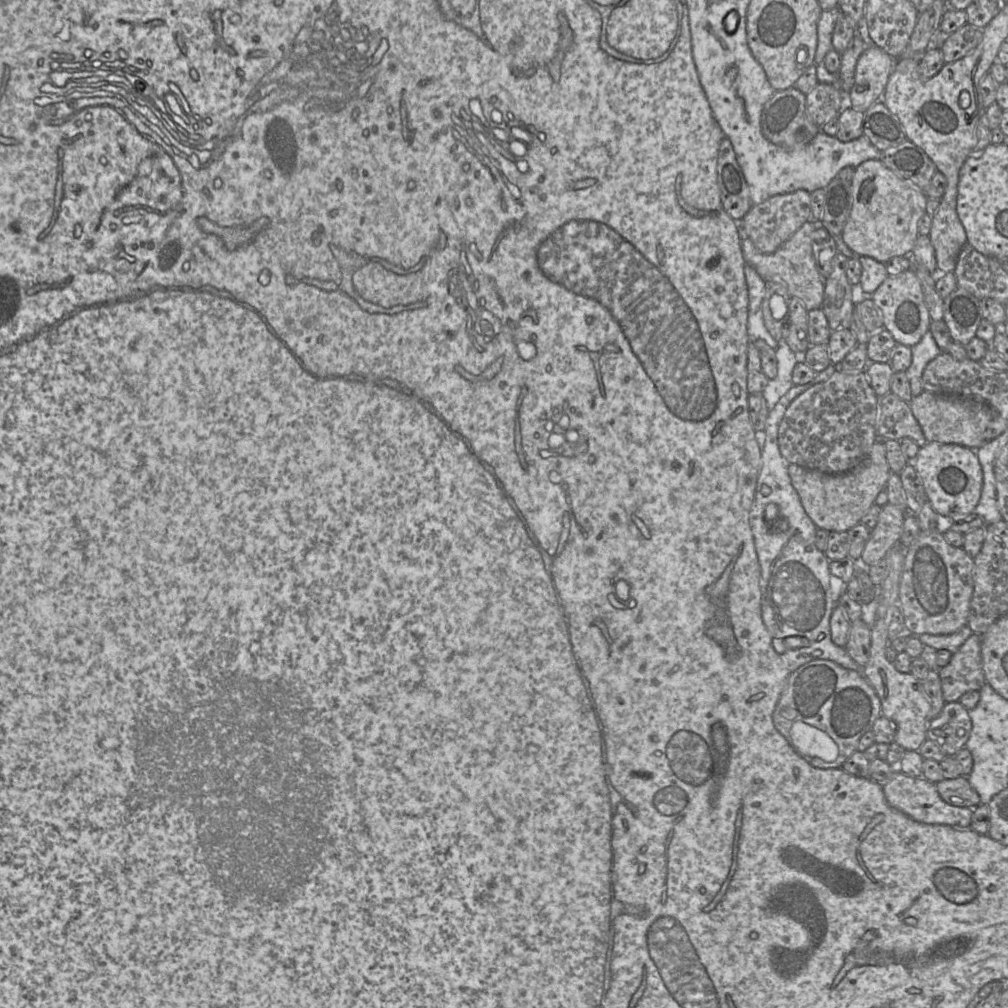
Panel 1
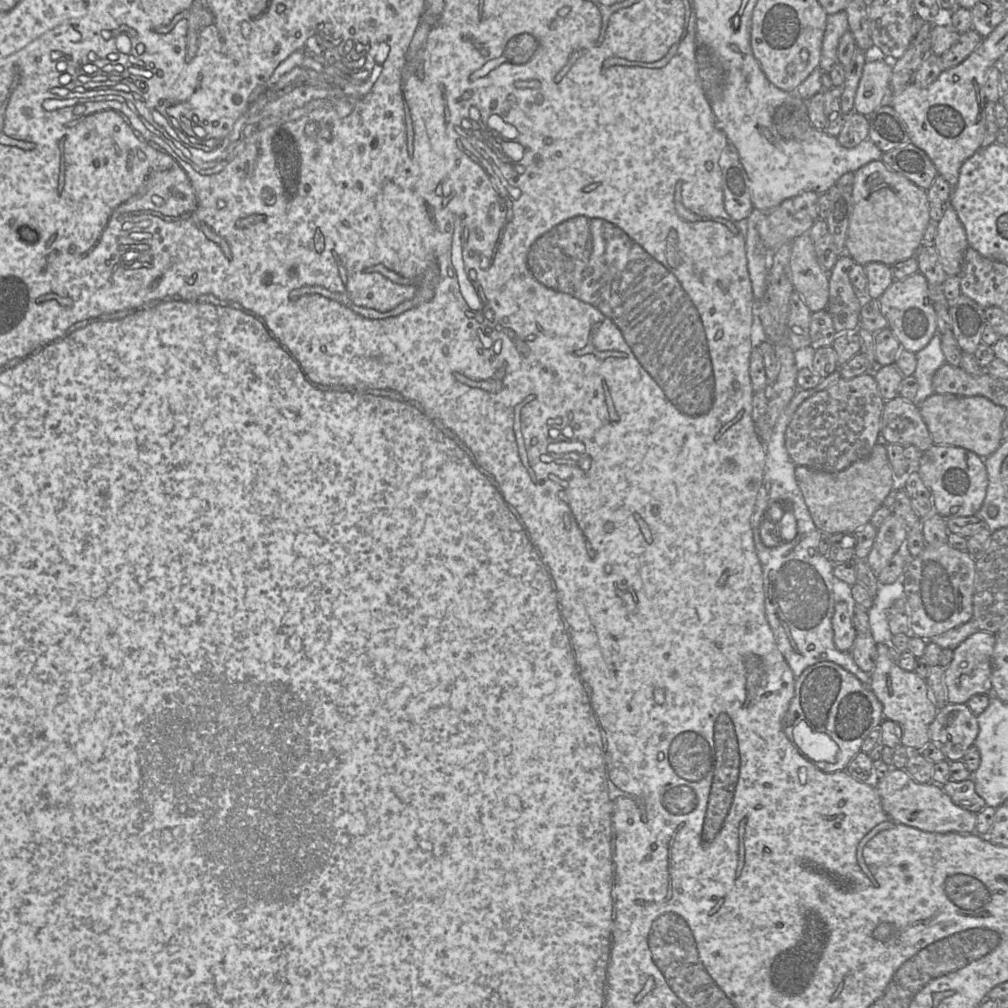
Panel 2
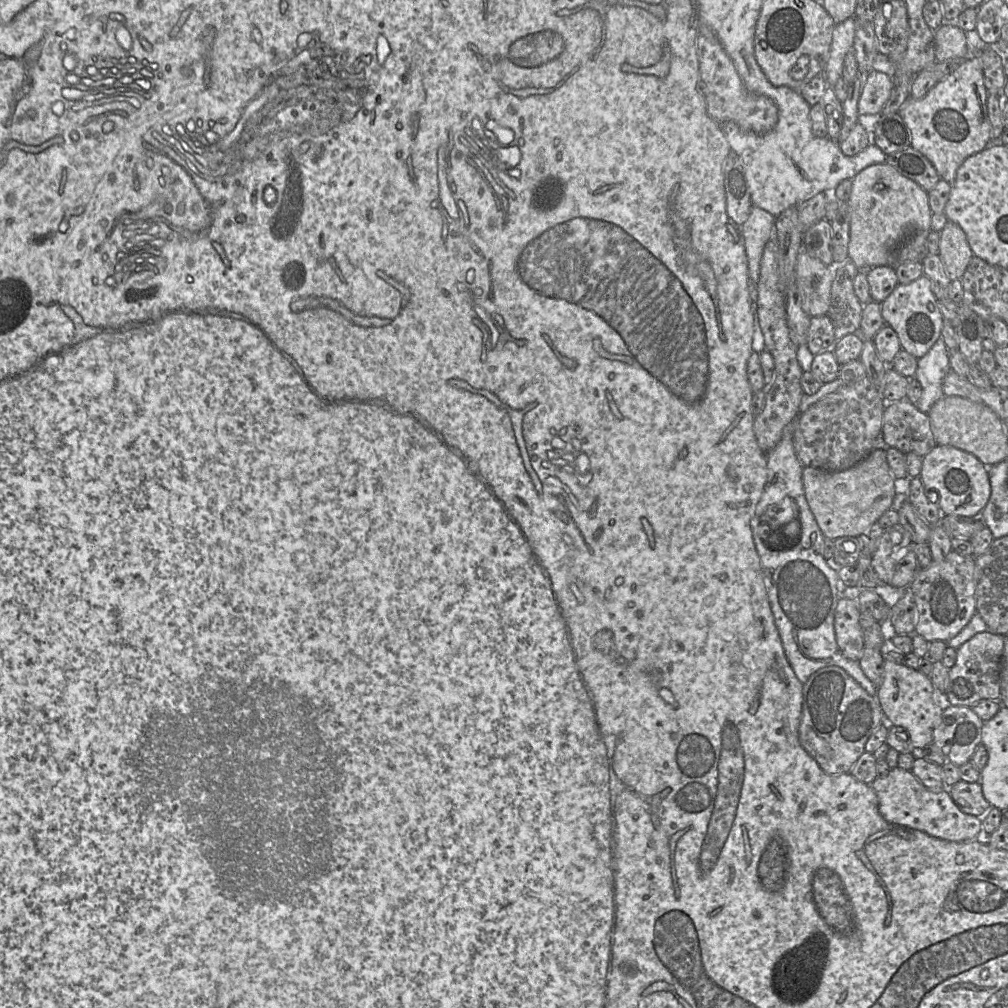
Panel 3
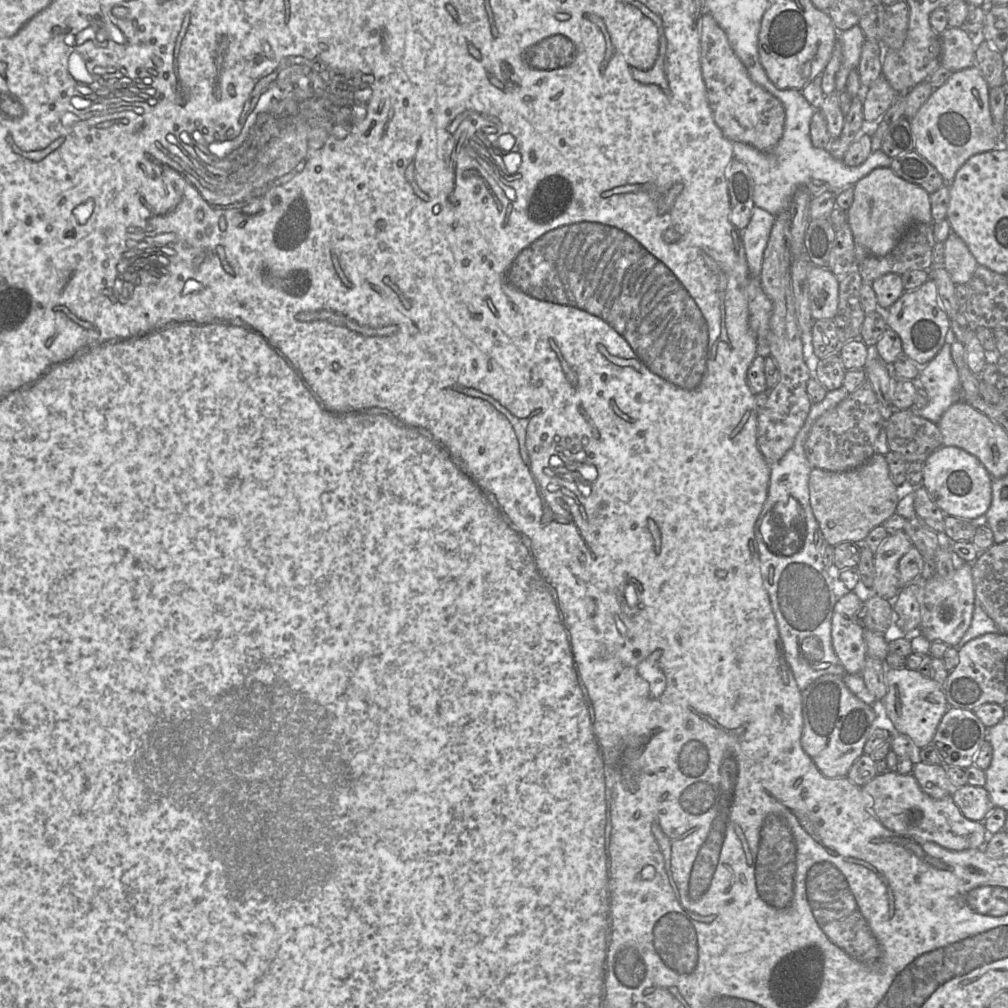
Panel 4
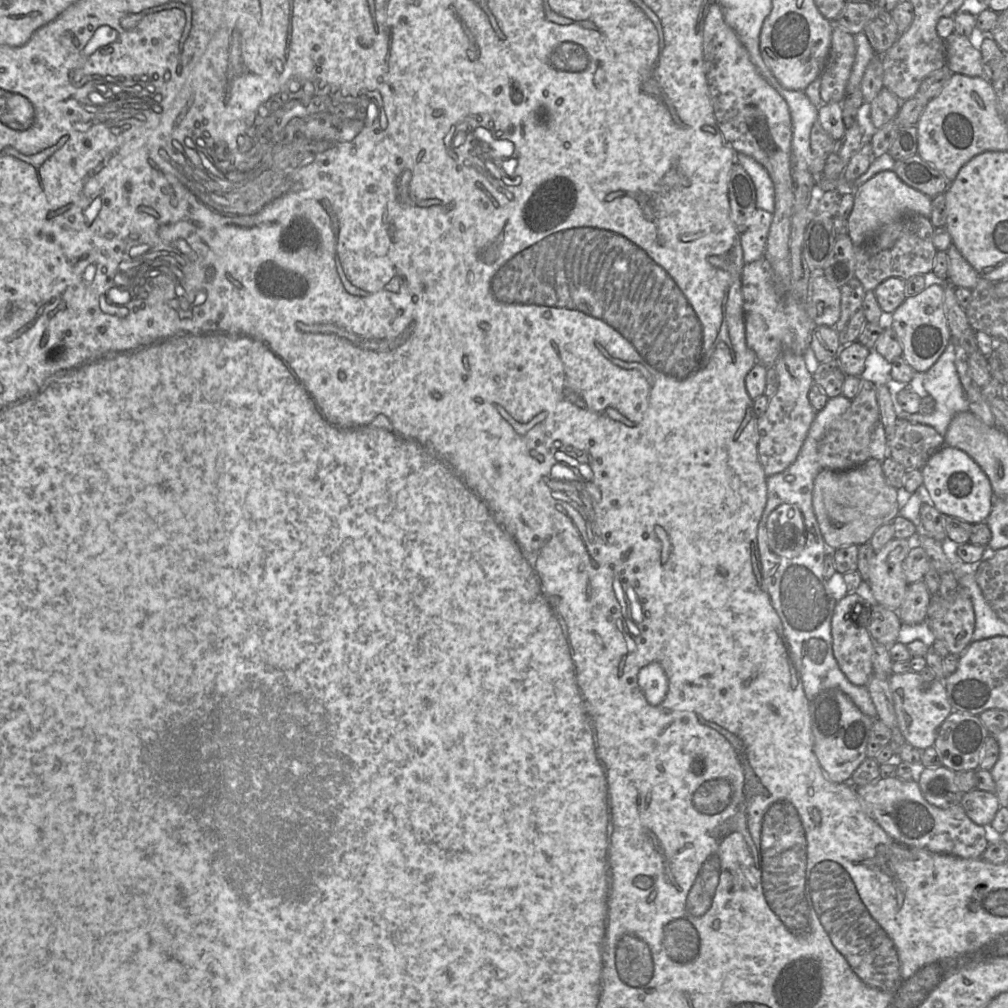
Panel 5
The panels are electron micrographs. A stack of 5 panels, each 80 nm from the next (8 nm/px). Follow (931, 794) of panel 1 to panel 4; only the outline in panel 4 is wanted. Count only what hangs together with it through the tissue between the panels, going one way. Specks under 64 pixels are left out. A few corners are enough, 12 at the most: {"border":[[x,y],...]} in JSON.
{"border":[[913,774],[877,775],[864,791],[887,829],[953,851],[985,845],[983,822]]}

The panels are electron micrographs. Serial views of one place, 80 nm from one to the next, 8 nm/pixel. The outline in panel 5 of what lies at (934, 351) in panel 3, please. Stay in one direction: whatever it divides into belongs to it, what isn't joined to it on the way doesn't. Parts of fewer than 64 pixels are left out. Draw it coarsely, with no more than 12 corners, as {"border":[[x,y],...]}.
{"border":[[952,339],[924,373],[935,400],[931,414],[904,412],[897,418],[931,426],[944,436],[953,417],[969,411],[955,366]]}

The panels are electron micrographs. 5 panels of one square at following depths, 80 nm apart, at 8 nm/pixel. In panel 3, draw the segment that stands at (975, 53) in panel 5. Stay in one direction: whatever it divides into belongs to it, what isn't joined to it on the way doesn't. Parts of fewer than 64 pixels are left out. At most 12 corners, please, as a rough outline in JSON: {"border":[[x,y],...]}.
{"border":[[944,22],[934,31],[941,62],[971,55],[967,33]]}

